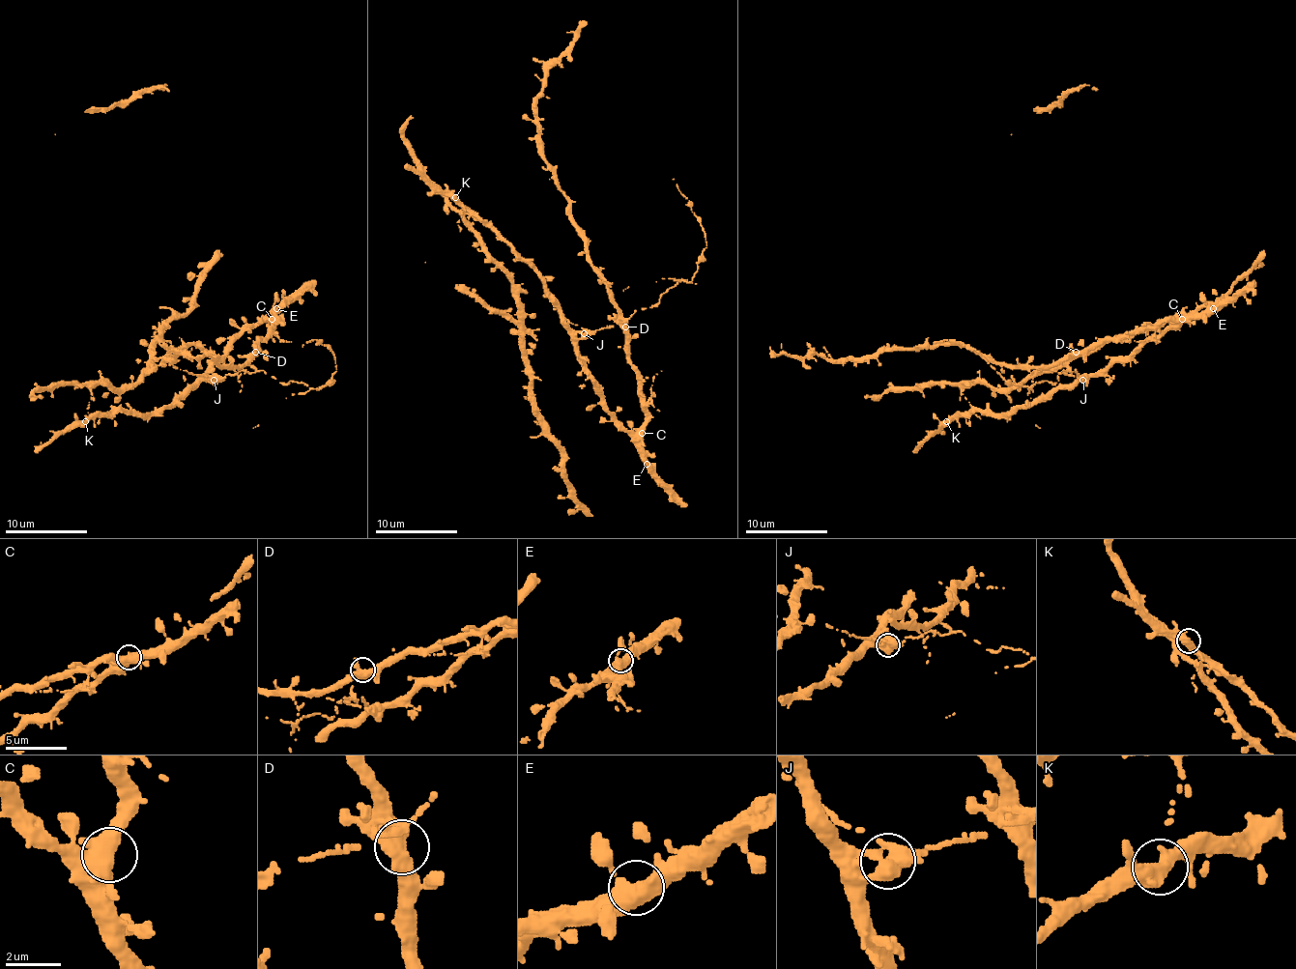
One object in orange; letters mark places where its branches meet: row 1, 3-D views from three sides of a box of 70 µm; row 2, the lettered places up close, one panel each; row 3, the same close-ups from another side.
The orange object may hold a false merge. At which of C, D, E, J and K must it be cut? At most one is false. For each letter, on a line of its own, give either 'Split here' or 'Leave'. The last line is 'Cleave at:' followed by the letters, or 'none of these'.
C: Leave
D: Leave
E: Leave
J: Split here
K: Leave
Cleave at: J

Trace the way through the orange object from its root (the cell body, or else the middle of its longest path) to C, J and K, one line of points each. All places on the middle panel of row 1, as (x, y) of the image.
C: (558, 312), (574, 353), (595, 389), (603, 398), (605, 408), (628, 431), (642, 433)
J: (558, 312), (570, 328), (585, 334)
K: (558, 312), (541, 277), (455, 197)

